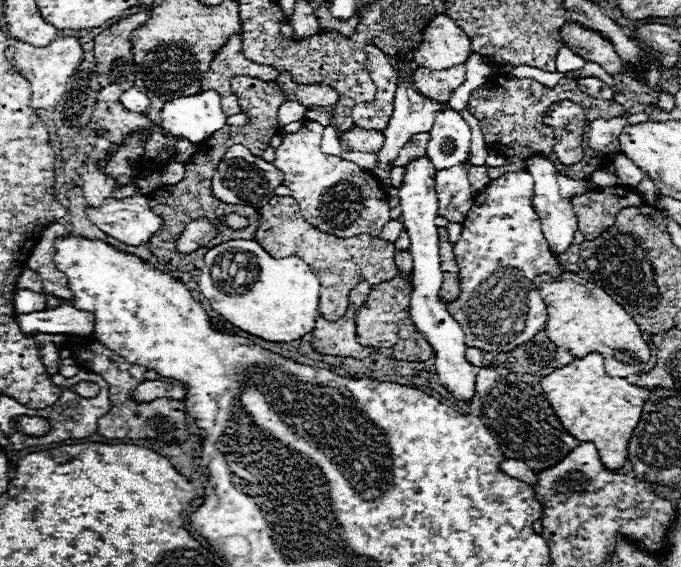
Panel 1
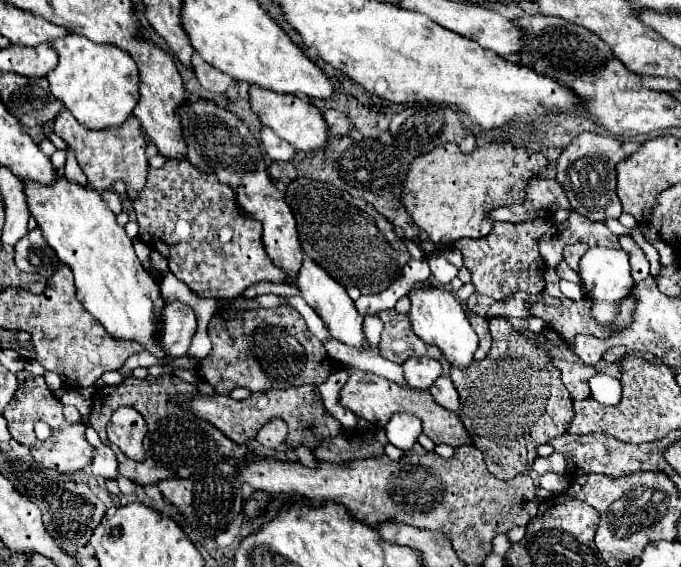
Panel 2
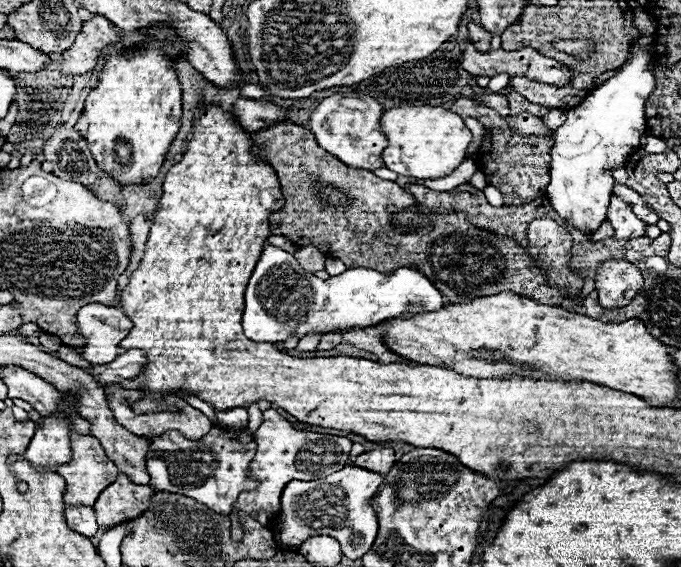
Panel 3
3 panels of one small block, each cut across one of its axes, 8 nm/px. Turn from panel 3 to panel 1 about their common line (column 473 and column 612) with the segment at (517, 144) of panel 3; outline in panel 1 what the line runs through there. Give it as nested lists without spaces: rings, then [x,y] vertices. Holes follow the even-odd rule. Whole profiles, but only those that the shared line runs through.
[[[492,76],[492,78],[488,78],[488,82],[478,86],[476,90],[472,90],[472,94],[468,98],[468,110],[478,118],[484,140],[492,152],[500,152],[506,158],[516,156],[522,160],[538,154],[538,156],[552,160],[552,164],[556,166],[556,170],[560,170],[560,174],[582,180],[582,178],[590,176],[594,170],[600,170],[608,162],[608,158],[600,152],[592,152],[586,148],[584,158],[574,166],[564,166],[558,160],[558,156],[552,150],[552,128],[546,128],[542,124],[542,116],[548,112],[548,108],[552,104],[562,102],[562,100],[572,100],[572,102],[580,104],[584,108],[584,116],[588,122],[596,120],[596,118],[608,120],[608,118],[616,118],[616,116],[624,114],[622,104],[618,104],[614,100],[592,98],[592,96],[580,92],[576,86],[576,80],[562,78],[554,88],[548,88],[532,78],[506,78],[506,76]]]

